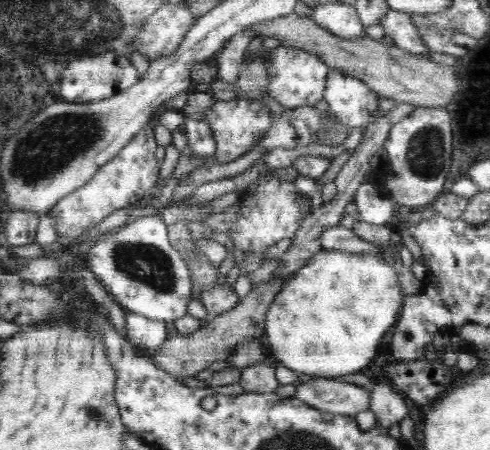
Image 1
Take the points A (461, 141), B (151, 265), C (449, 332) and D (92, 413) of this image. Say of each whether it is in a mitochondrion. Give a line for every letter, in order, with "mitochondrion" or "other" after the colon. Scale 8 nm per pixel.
A: mitochondrion
B: mitochondrion
C: other
D: mitochondrion

